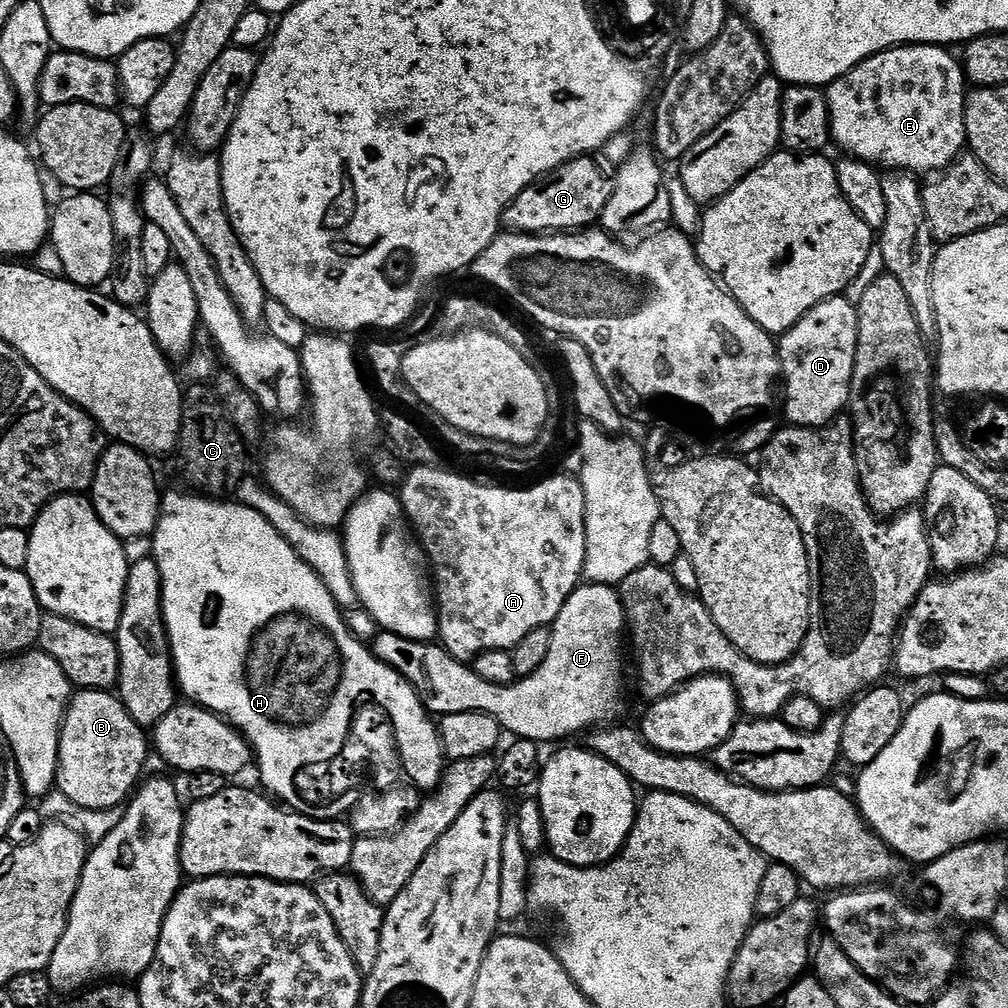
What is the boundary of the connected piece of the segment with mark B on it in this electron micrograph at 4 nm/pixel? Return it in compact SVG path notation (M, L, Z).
M98 688L77 691L68 701L64 724L60 727L55 787L70 802L91 812L120 808L141 783L149 755L149 737L130 718L119 695Z

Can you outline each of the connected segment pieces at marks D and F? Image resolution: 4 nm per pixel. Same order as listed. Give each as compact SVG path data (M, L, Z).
M847 295L831 296L829 300L824 300L818 306L814 306L802 319L798 321L789 332L784 333L778 340L778 351L780 353L780 370L782 373L782 388L784 384L784 412L788 415L787 423L797 428L823 428L835 421L841 415L840 412L849 407L852 394L852 375L854 374L854 358L856 357L856 347L858 346L858 314L856 305L848 301Z
M581 583L579 588L575 588L572 591L570 598L566 598L566 606L562 606L558 618L550 627L552 629L552 637L550 638L550 654L546 654L546 662L542 662L542 666L538 666L538 670L534 670L534 674L519 677L515 684L507 684L506 686L498 686L494 682L486 682L484 679L478 678L478 674L472 667L463 660L456 660L443 646L436 642L411 640L410 638L402 638L393 632L380 630L377 631L375 639L371 641L370 647L373 656L377 656L382 662L386 662L386 666L390 666L398 674L402 674L402 678L406 678L408 685L420 695L420 700L424 704L424 707L428 709L429 713L435 714L437 717L449 716L450 714L462 714L463 712L490 714L500 723L501 729L505 733L513 732L511 734L513 737L537 742L545 742L544 740L564 740L567 736L576 736L579 732L584 731L584 733L587 733L597 726L608 726L613 722L619 721L616 719L619 718L620 711L624 708L624 656L620 653L620 639L623 636L625 639L626 636L626 617L624 615L624 607L620 601L619 591L610 584Z

